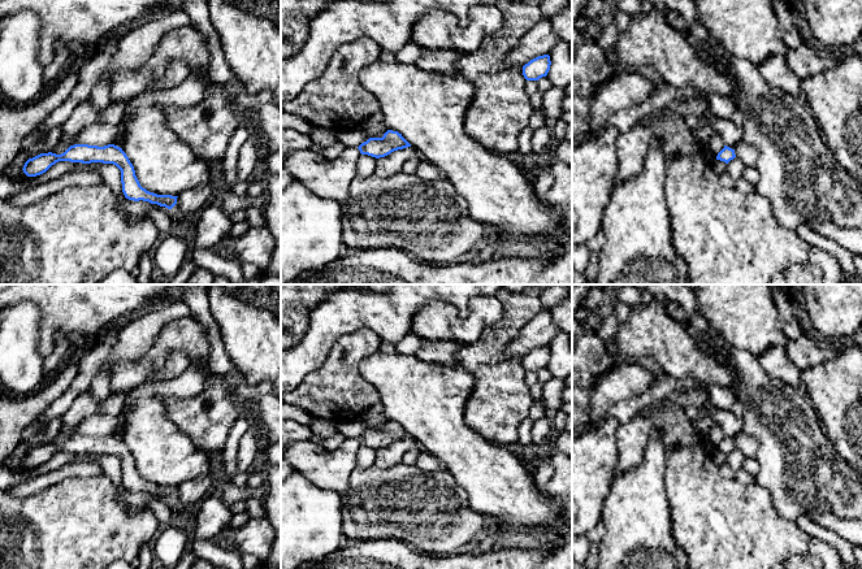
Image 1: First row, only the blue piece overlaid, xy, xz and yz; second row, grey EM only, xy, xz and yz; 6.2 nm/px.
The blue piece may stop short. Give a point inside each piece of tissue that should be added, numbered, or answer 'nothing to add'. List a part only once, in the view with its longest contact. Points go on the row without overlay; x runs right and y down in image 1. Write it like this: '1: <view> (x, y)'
nothing to add

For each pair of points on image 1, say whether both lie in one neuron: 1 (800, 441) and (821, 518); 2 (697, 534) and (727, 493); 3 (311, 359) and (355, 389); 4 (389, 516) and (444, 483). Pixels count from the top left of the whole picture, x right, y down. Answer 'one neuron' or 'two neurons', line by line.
1: two neurons
2: one neuron
3: two neurons
4: one neuron

